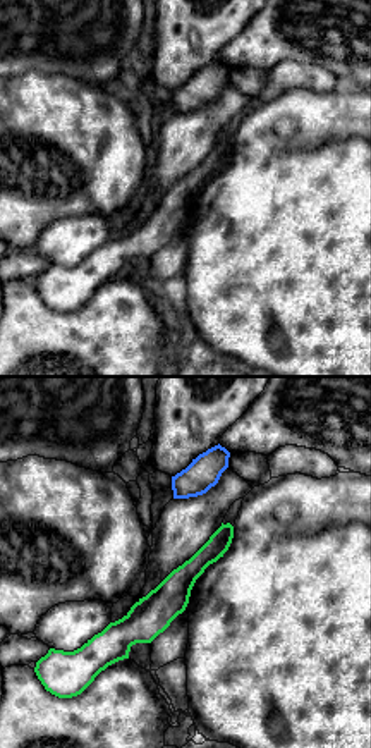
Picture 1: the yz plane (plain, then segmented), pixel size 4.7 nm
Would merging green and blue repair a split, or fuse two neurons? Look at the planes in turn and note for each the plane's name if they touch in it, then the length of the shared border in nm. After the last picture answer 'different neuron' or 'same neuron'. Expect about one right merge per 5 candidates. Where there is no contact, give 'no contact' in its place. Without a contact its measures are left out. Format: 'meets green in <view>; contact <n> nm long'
no contact

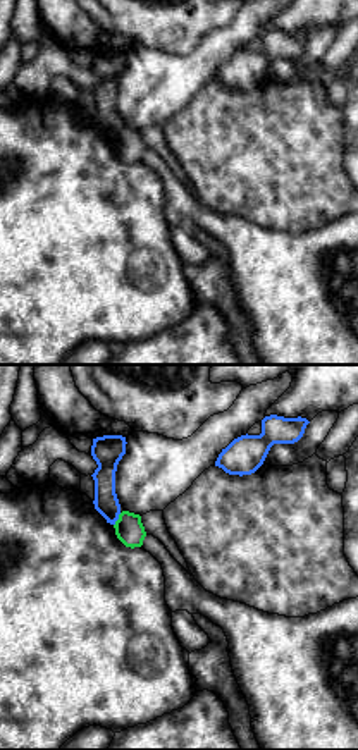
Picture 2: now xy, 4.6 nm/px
meets green in xy; contact 70 nm long

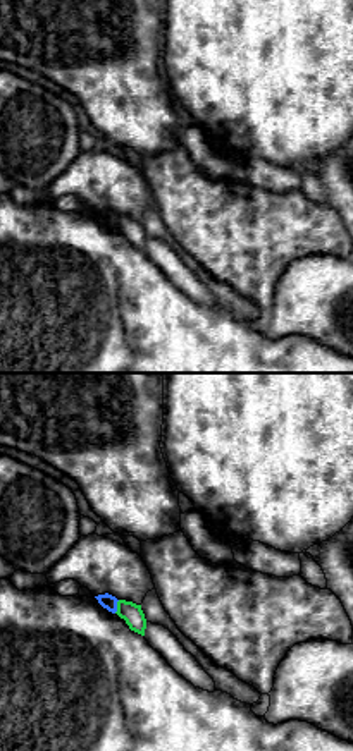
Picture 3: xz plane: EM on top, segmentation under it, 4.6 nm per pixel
meets green in xz; contact 70 nm long

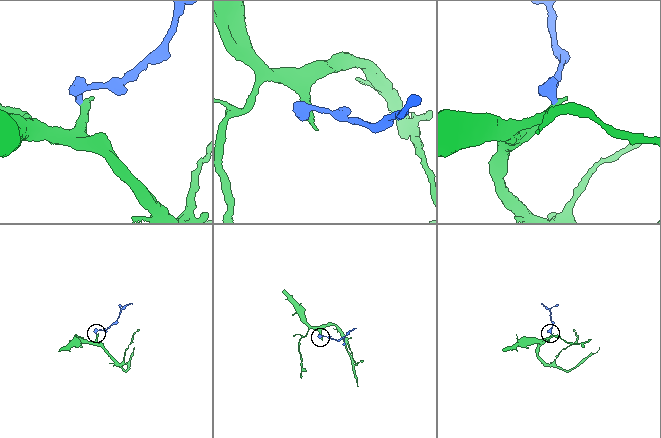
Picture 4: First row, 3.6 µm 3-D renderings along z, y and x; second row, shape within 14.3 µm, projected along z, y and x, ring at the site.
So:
different neuron

